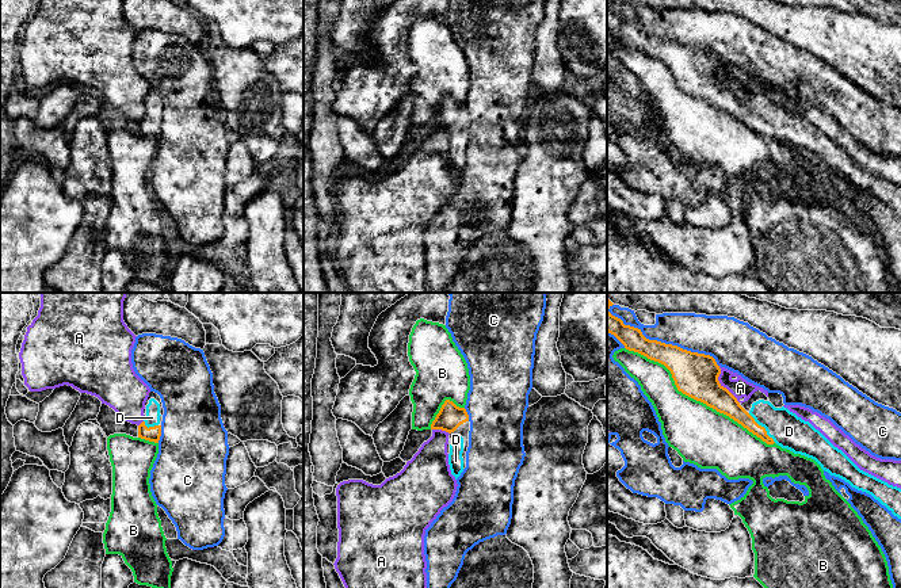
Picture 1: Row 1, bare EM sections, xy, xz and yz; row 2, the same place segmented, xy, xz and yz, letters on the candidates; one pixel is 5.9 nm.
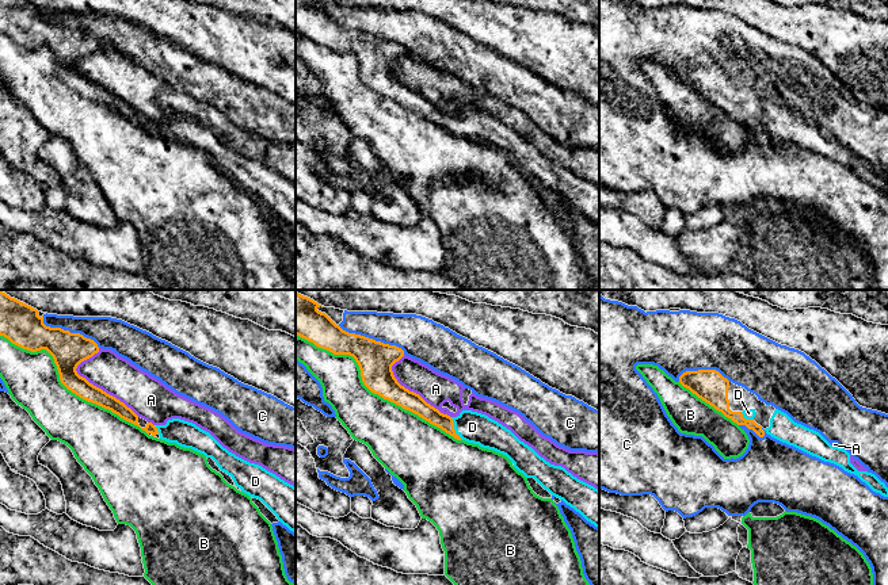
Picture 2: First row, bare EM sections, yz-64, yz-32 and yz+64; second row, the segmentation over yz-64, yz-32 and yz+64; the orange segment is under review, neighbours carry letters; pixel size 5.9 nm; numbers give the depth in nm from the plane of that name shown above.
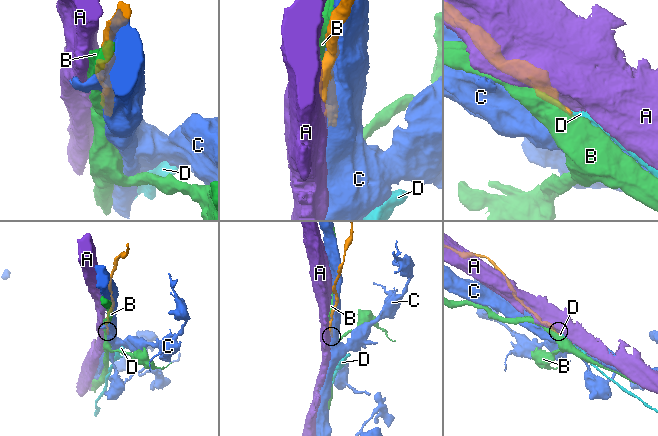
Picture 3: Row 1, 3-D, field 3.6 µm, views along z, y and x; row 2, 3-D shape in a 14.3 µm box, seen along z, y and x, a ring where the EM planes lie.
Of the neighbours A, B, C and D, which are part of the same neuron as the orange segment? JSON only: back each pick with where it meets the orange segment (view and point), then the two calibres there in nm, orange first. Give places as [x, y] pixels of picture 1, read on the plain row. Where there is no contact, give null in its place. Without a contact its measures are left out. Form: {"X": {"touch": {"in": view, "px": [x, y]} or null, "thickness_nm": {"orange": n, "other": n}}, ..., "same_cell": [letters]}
{"D": {"touch": {"in": "yz", "px": [763, 123]}, "thickness_nm": {"orange": 120, "other": 200}}, "same_cell": ["D"]}

